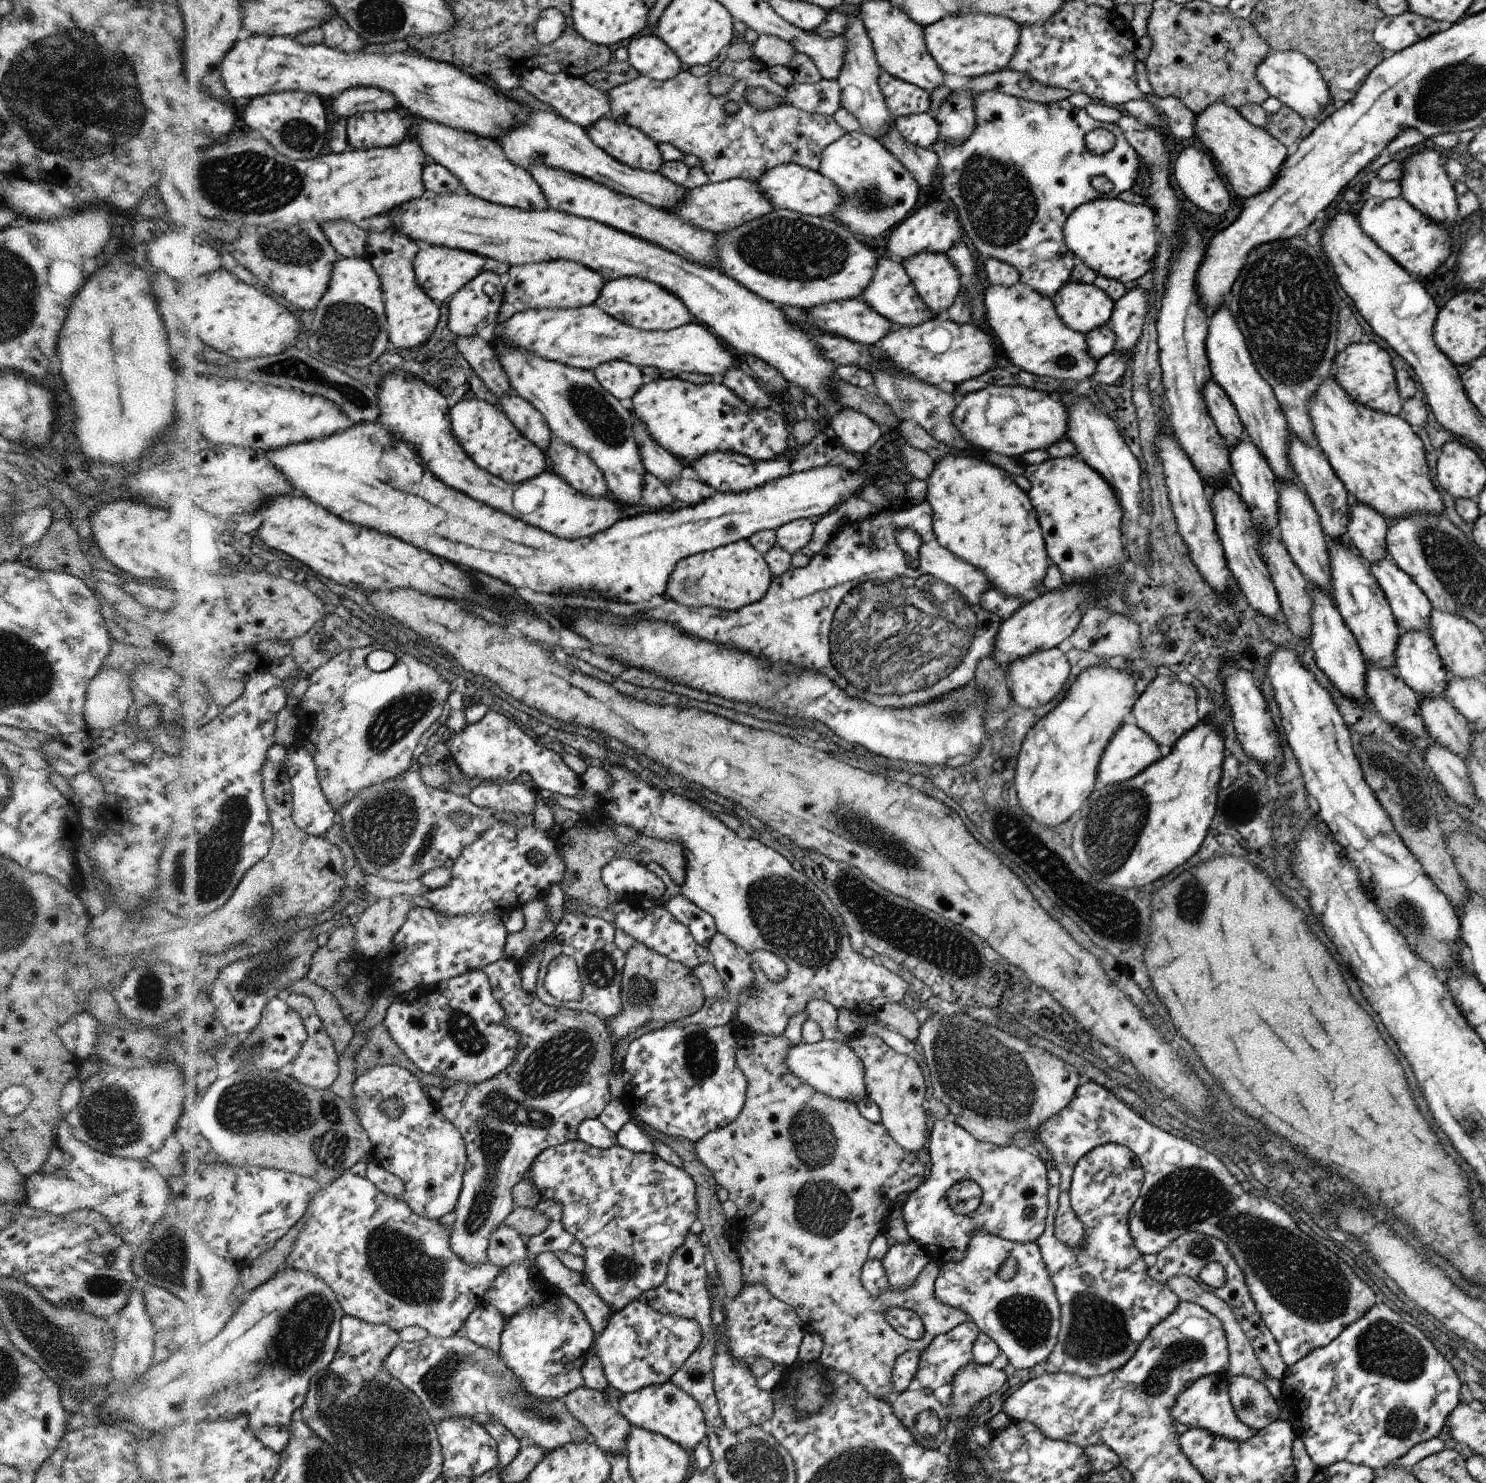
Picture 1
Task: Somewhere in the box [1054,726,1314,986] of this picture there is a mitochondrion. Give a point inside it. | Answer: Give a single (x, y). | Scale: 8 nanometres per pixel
(1111, 826)

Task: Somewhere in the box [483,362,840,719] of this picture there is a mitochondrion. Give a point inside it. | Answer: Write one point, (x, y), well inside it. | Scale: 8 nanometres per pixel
(604, 421)

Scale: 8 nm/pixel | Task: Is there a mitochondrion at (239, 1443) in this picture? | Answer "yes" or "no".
no

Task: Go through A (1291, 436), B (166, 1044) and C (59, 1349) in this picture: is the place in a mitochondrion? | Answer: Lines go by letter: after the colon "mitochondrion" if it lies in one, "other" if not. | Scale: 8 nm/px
A: other
B: other
C: mitochondrion

